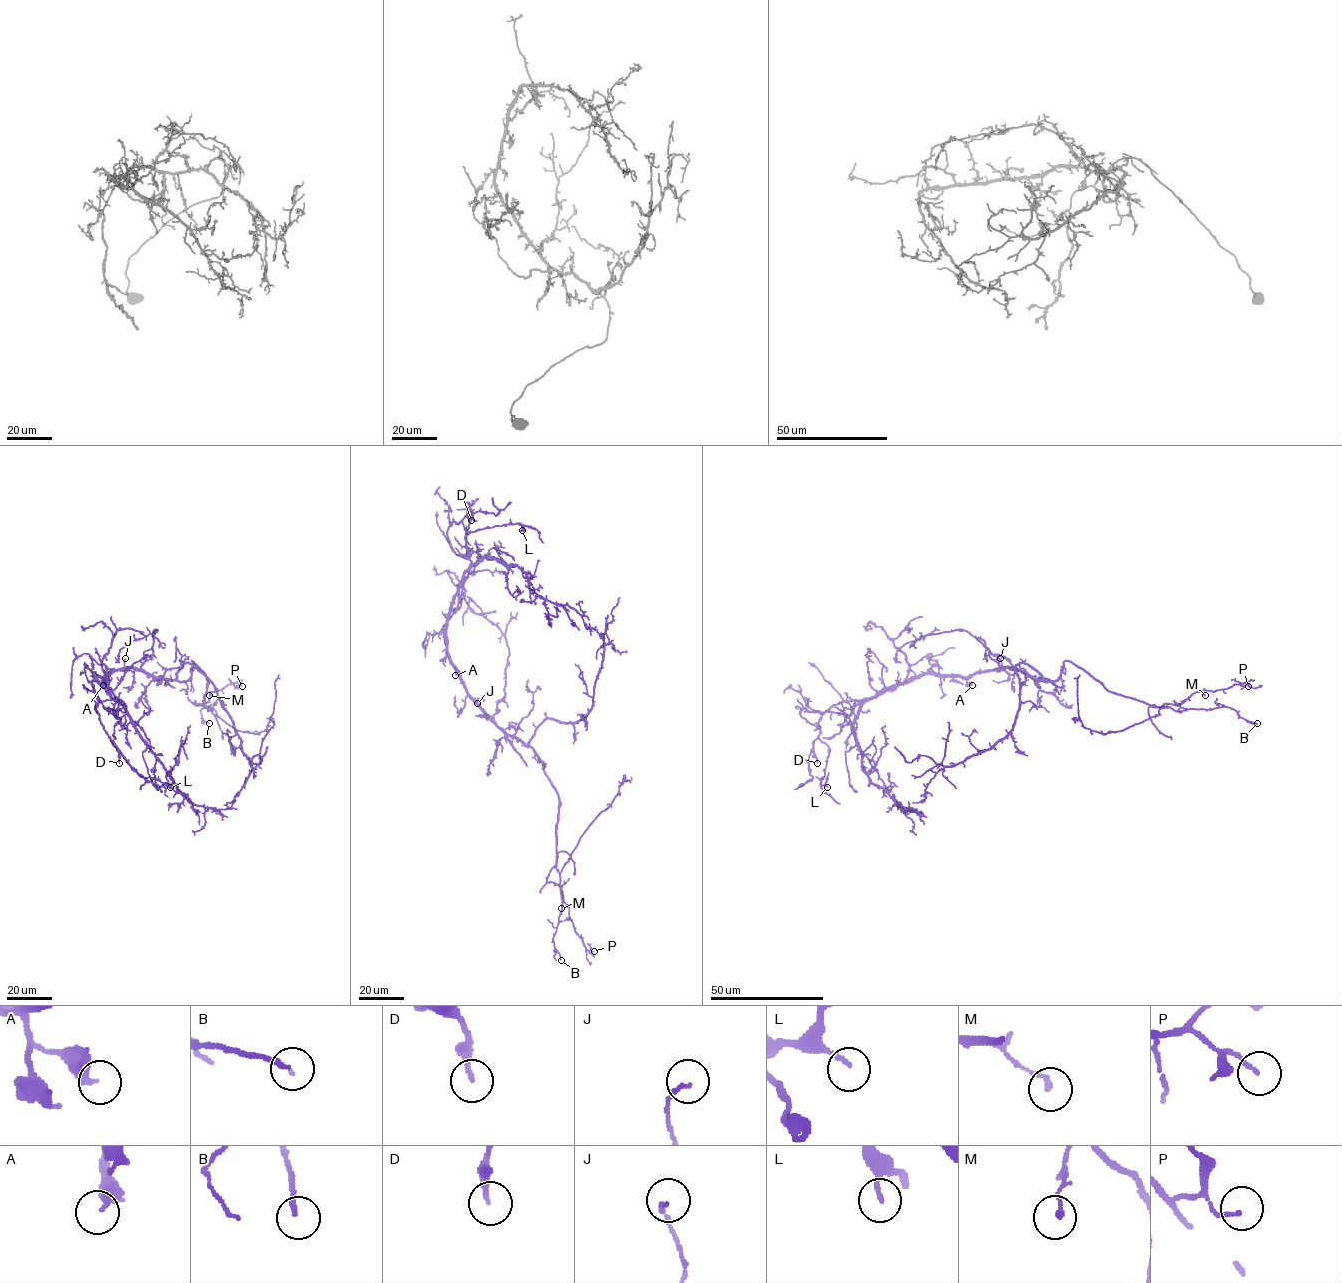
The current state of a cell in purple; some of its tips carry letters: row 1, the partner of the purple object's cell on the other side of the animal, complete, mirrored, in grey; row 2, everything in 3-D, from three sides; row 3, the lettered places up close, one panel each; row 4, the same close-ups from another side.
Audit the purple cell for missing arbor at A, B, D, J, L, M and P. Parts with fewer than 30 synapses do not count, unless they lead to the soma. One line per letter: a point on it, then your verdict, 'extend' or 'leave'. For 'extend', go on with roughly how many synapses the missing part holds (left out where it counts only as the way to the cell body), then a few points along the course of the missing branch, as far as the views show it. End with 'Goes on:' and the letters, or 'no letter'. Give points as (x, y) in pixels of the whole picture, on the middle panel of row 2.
A: at (455, 675); leave
B: at (561, 960); extend; about 35 synapses; missing branch runs (561, 960), (561, 966), (566, 973), (590, 990), (596, 989), (604, 1001)
D: at (471, 520); leave
J: at (477, 703); leave
L: at (522, 530); leave
M: at (561, 908); leave
P: at (594, 951); leave
Goes on: B

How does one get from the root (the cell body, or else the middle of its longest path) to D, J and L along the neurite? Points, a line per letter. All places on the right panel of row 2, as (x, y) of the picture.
D: (1014, 670), (920, 674), (873, 696), (833, 704), (818, 722), (817, 763)
J: (1014, 670), (1003, 668), (1000, 658)
L: (1014, 670), (920, 674), (873, 696), (832, 705), (818, 722), (818, 737), (828, 747), (820, 784), (827, 787)

